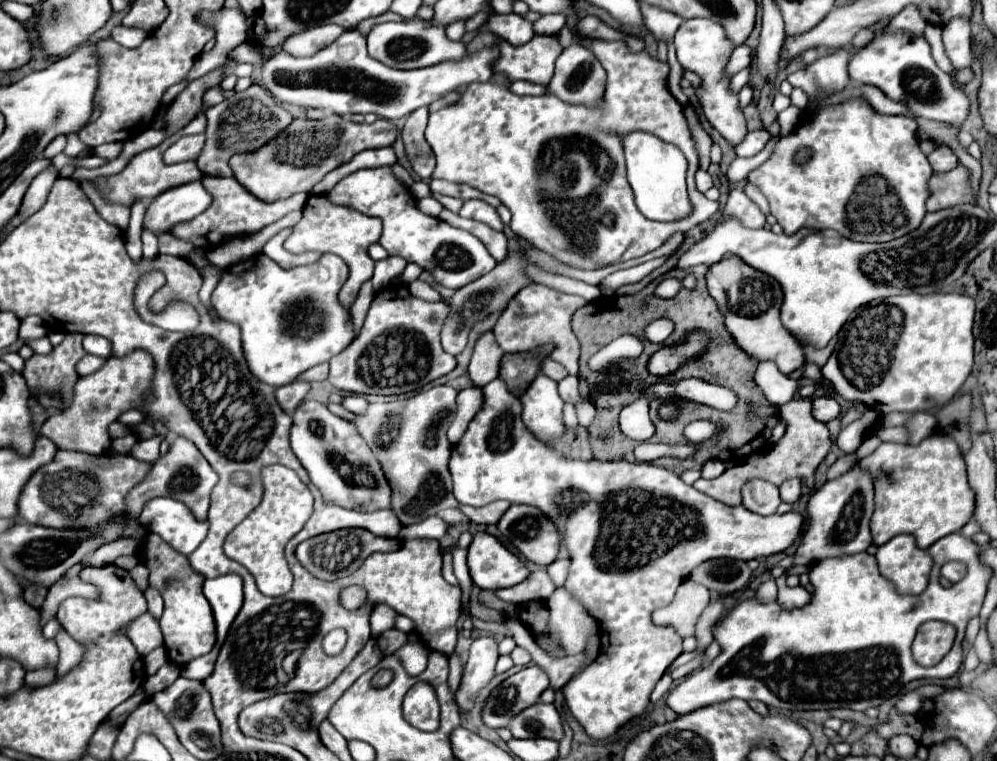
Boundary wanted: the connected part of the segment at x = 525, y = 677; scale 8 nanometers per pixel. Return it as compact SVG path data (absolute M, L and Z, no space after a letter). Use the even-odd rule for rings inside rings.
M526 666L520 672L508 676L490 692L482 708L484 724L488 728L508 726L510 718L522 712L526 706L536 704L546 688L546 672L542 672L538 666Z

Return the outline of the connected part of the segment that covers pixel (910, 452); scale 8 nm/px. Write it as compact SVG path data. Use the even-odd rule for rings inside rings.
M932 434L924 438L918 446L884 442L876 448L876 452L858 460L858 466L866 470L874 482L876 496L874 496L874 514L870 520L874 546L882 546L898 534L912 534L920 548L928 548L942 536L958 532L974 512L974 494L966 480L964 458L962 454L958 454L956 442L952 438L946 438L944 434Z

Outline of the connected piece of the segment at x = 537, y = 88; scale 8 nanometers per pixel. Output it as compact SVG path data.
M516 80L512 82L510 90L518 96L540 96L540 94L546 94L546 84L534 84L534 82L528 82L528 80Z

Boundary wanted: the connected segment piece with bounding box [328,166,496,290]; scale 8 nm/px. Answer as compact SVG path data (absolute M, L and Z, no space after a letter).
M390 166L356 170L344 176L330 192L330 202L350 206L366 216L378 216L384 222L384 232L380 244L390 256L400 256L406 262L414 262L428 272L438 272L438 284L450 290L458 290L468 282L484 276L496 266L484 244L470 232L448 226L440 218L422 214L416 208L416 200L410 198L410 190L402 186L390 172Z

